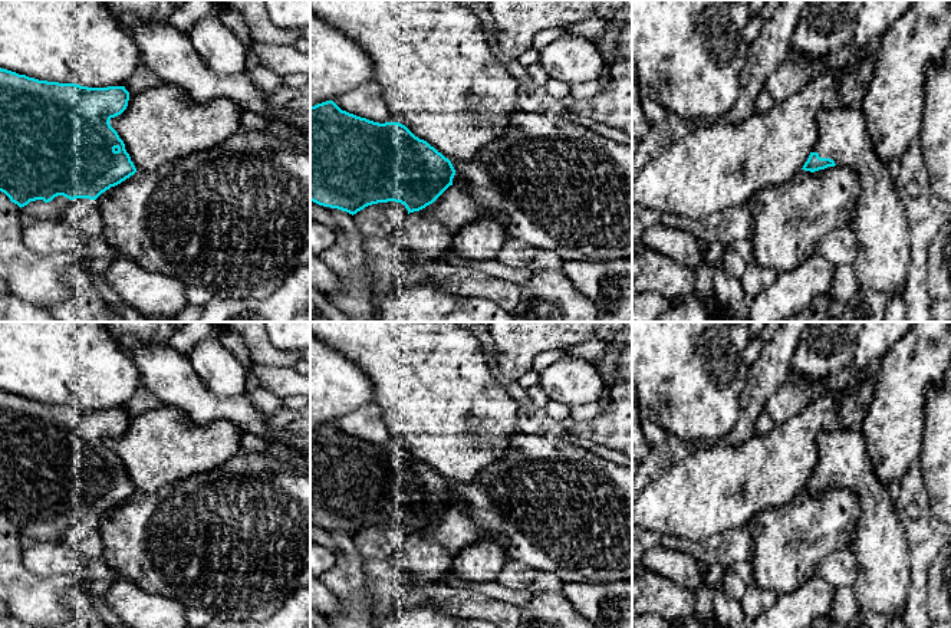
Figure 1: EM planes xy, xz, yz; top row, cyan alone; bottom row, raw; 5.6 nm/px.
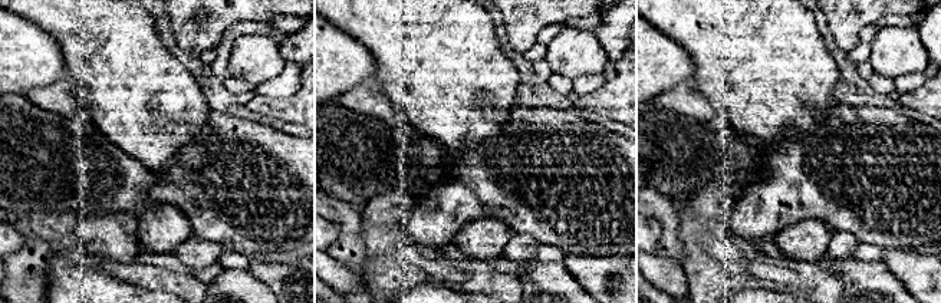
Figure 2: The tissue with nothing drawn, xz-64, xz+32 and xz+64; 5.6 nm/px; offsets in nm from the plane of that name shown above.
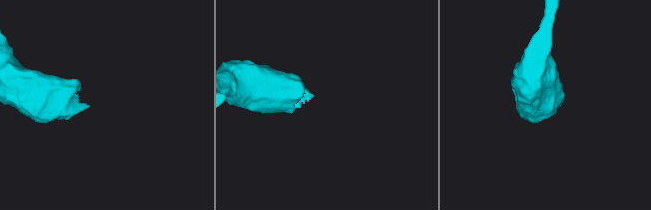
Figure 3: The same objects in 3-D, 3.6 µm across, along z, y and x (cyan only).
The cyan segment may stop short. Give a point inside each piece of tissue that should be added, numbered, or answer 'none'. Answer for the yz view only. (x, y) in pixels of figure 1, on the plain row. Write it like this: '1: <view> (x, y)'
1: yz (879, 545)

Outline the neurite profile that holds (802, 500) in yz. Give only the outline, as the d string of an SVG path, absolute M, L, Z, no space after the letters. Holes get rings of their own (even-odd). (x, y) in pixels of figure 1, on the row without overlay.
M835 487L815 494L799 491L784 507L769 509L748 523L754 581L777 594L776 602L751 619L748 628L809 628L816 618L829 617L836 588L817 578L815 568L827 555L850 548L860 514L859 497Z

